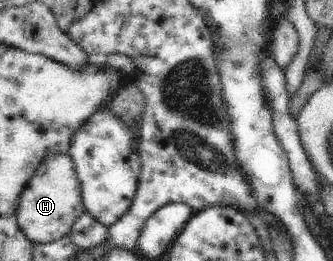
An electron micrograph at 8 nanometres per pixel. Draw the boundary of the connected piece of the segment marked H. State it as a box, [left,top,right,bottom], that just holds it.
[16,152,85,244]

